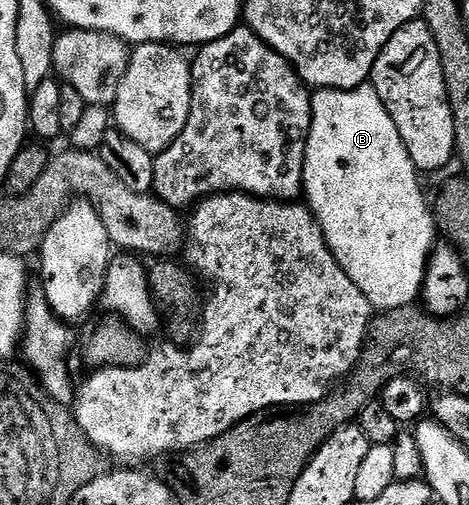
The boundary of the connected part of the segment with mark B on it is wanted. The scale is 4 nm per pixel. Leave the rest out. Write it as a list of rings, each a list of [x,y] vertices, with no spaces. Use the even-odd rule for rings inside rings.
[[[371,83],[357,89],[317,89],[312,93],[312,126],[304,156],[302,193],[305,198],[308,196],[306,204],[322,227],[334,259],[354,279],[354,287],[366,295],[373,310],[401,309],[421,296],[438,230],[429,198],[427,201],[420,190],[419,179],[410,151],[406,151],[402,135],[398,135],[398,127],[390,119],[390,111],[386,111]]]

